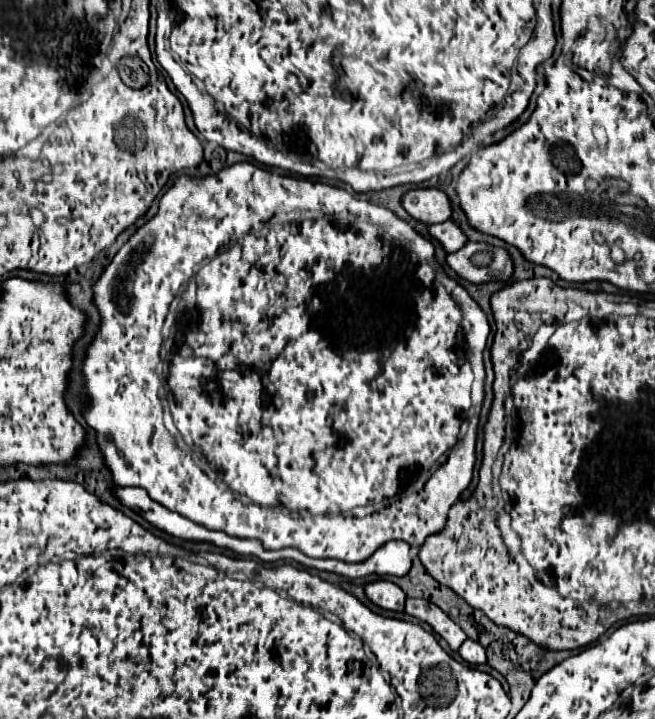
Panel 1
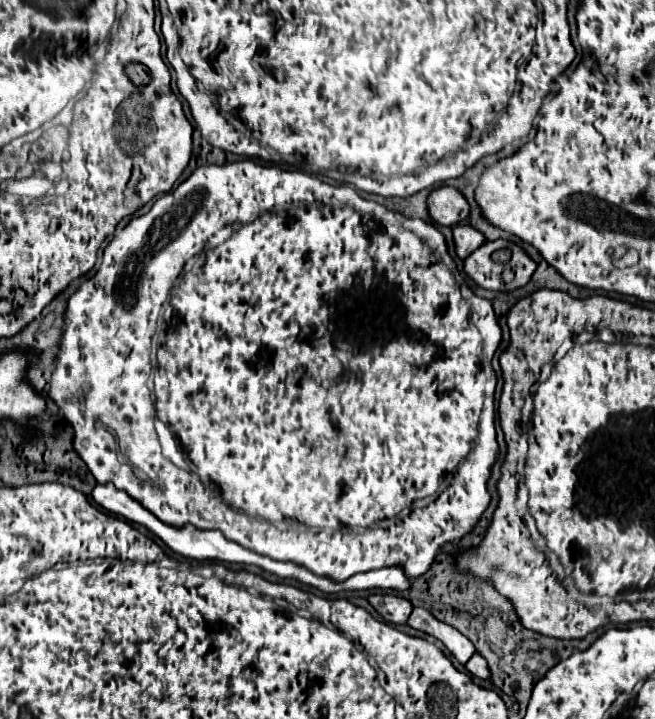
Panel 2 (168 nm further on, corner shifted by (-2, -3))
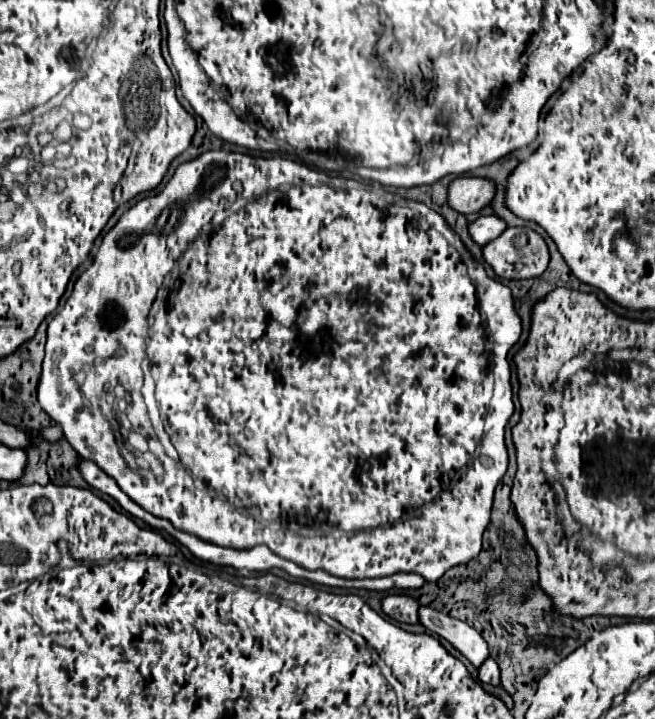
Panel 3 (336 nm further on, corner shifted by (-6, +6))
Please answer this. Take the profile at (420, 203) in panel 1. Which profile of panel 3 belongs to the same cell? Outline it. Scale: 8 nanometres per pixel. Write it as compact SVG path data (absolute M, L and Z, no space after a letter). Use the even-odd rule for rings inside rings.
M456 177L448 185L448 205L458 213L476 213L494 197L494 183L478 177Z

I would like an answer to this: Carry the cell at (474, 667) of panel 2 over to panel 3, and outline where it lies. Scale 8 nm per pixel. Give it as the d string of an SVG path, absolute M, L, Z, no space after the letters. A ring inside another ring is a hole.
M488 657L482 667L478 669L478 677L482 683L492 683L492 685L500 685L500 669L498 669L498 663Z

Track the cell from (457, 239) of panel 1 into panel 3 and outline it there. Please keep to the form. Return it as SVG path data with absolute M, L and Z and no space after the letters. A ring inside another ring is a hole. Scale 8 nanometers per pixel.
M488 215L488 217L478 217L476 221L472 221L468 225L468 231L470 231L470 237L474 239L474 243L478 245L486 245L490 243L492 239L496 239L502 231L506 229L506 223L496 217L496 215Z

